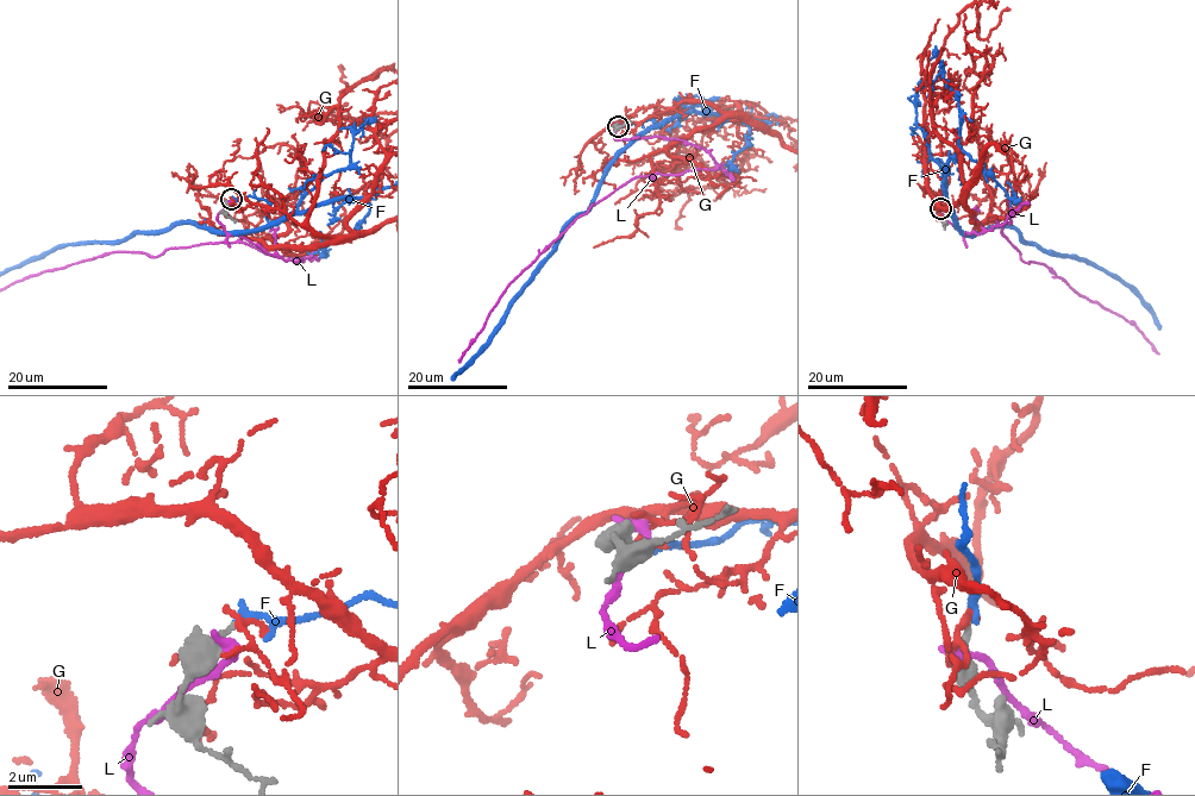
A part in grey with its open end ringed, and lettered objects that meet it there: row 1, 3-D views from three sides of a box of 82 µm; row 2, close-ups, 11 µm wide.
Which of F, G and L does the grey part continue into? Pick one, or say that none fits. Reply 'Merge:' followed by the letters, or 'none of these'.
Merge: F

